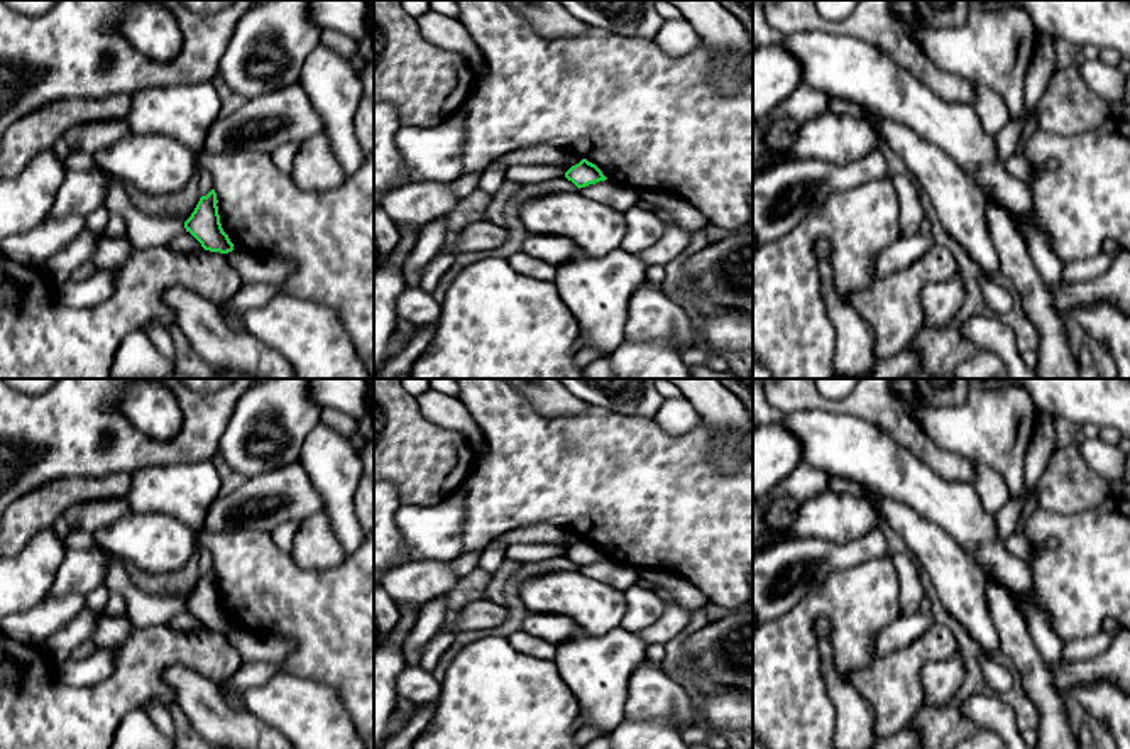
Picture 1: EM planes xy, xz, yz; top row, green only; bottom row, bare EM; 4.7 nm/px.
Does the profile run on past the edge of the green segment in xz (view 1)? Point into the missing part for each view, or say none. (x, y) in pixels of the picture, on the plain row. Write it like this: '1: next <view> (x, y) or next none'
1: next none

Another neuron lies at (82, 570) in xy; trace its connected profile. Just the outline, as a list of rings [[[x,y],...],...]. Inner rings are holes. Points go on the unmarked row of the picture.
[[[93,546],[90,549],[66,549],[47,597],[64,597],[71,593],[86,595],[101,587],[113,556],[113,553],[101,546]]]

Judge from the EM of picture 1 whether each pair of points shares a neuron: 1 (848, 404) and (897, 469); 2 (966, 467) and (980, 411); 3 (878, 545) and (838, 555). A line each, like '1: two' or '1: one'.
1: two
2: two
3: one

